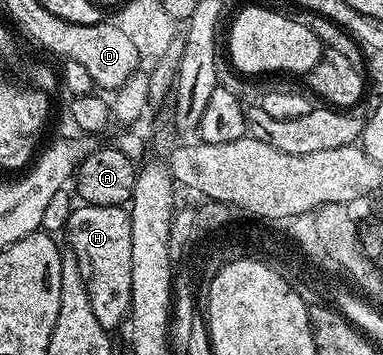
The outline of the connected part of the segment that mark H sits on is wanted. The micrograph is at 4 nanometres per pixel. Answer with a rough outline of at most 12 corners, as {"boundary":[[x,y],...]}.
{"boundary":[[77,204],[66,226],[90,307],[109,331],[130,313],[123,205]]}

